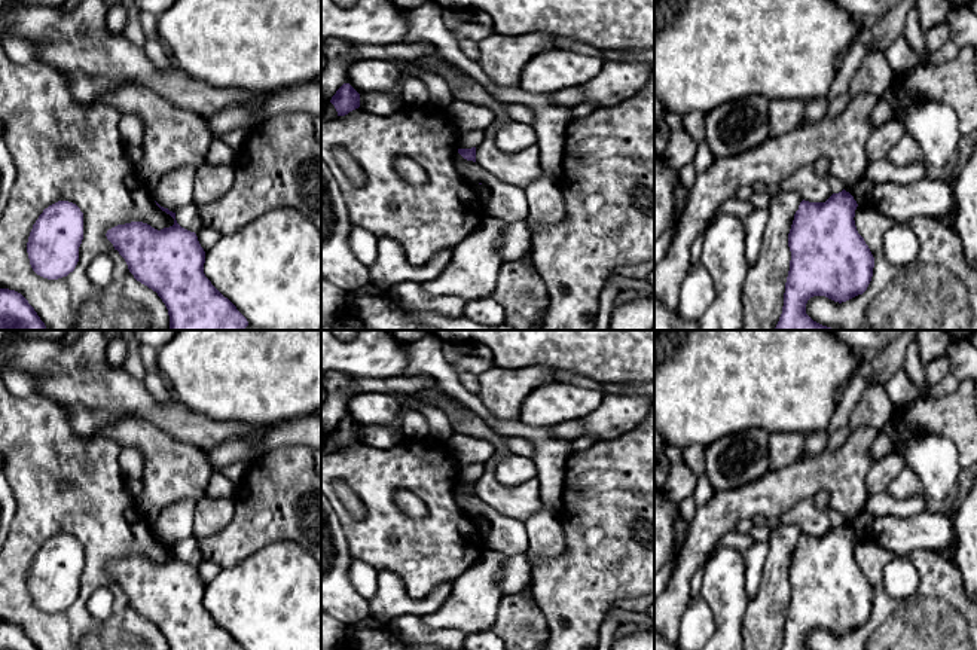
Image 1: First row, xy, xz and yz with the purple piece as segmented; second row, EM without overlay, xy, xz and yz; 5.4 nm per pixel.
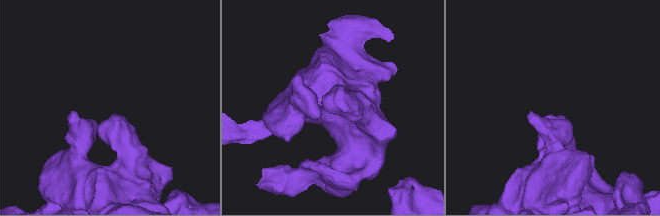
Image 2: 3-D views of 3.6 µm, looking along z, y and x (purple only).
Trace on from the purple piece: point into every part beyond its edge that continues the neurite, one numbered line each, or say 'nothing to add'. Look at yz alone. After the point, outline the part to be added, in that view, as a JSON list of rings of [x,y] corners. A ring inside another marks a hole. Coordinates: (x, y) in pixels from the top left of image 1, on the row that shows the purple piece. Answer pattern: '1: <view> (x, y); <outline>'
nothing to add

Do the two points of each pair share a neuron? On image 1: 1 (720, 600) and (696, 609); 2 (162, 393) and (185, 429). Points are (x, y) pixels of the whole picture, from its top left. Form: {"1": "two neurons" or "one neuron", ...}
{"1": "two neurons", "2": "two neurons"}

